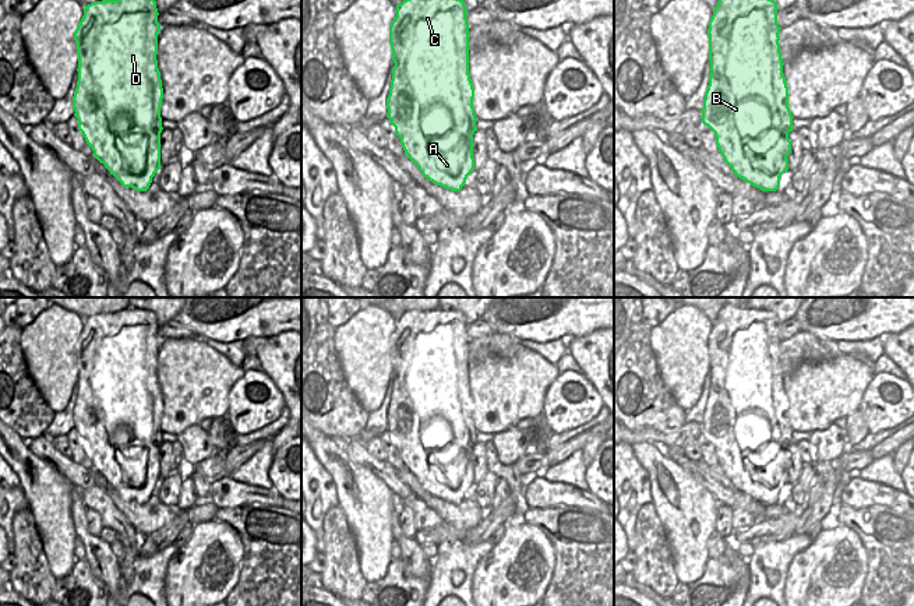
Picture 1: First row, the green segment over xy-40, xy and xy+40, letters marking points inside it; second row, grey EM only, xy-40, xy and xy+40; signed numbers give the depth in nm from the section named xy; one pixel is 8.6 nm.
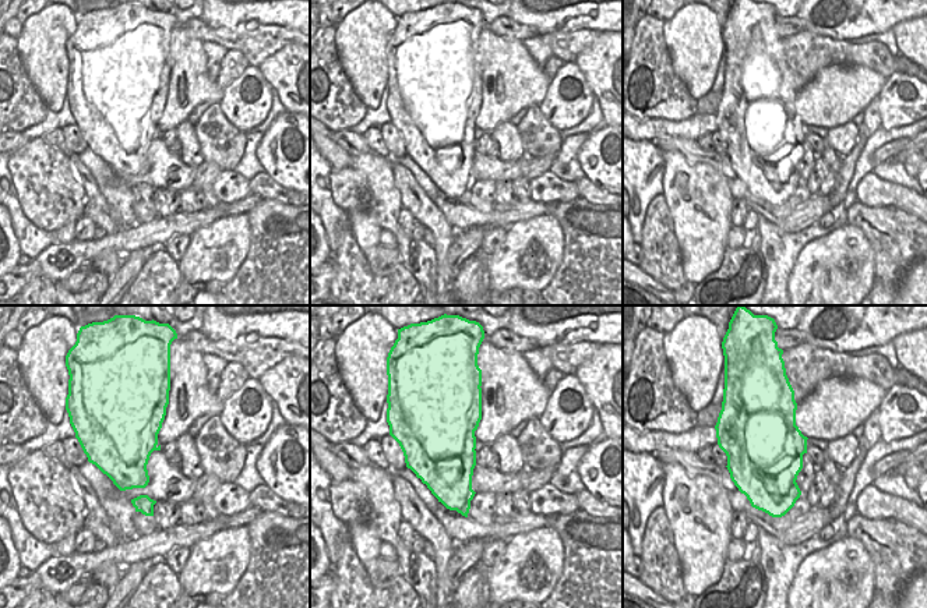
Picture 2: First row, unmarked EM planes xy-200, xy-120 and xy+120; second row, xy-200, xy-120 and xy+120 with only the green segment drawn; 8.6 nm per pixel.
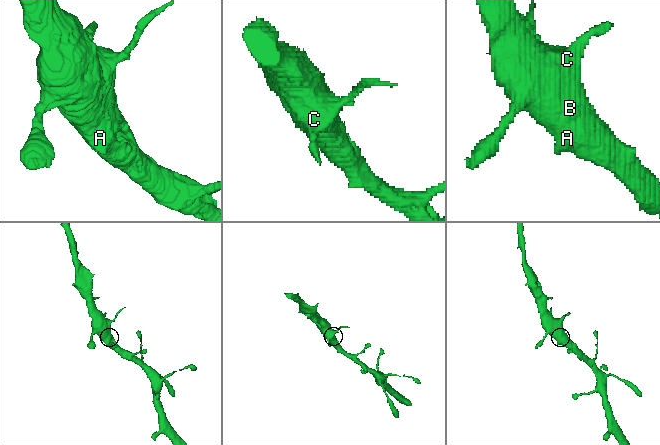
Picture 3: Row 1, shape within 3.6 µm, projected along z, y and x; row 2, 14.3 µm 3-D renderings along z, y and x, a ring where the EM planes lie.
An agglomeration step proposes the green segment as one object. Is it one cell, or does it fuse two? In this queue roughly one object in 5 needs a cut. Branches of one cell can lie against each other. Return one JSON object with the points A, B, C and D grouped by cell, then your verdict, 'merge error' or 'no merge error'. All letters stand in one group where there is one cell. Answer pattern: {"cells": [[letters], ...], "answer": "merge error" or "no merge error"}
{"cells": [["A", "B", "C", "D"]], "answer": "no merge error"}

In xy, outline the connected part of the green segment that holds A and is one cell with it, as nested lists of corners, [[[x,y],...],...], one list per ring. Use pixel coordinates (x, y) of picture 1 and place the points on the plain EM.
[[[409,310],[396,318],[396,330],[389,338],[392,362],[392,392],[387,411],[387,430],[400,451],[405,468],[421,487],[451,504],[460,504],[474,483],[473,447],[477,444],[473,411],[474,401],[469,387],[469,337],[465,314],[458,310]]]

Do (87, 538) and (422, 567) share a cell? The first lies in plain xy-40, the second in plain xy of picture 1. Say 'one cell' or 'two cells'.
one cell

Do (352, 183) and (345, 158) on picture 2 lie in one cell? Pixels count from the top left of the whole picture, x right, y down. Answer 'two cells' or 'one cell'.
two cells

